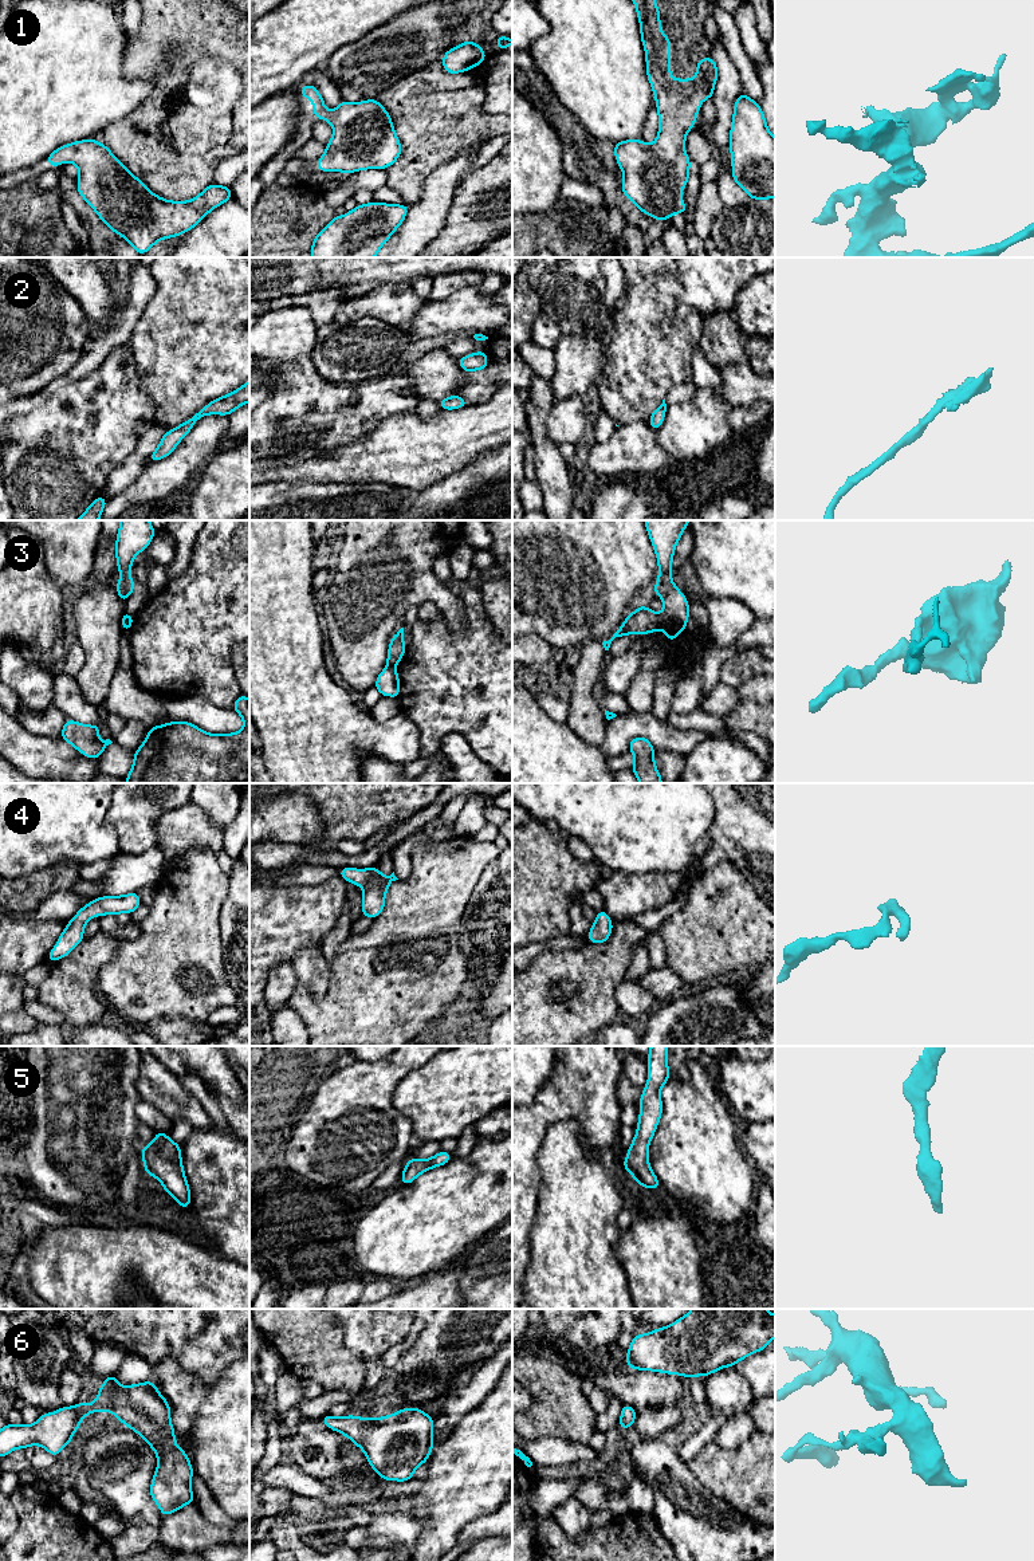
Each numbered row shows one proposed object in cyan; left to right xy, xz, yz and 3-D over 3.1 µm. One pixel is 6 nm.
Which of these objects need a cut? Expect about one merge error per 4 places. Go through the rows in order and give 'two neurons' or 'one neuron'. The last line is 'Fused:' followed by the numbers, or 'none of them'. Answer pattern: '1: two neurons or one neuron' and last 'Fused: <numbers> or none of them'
1: one neuron
2: one neuron
3: two neurons
4: one neuron
5: one neuron
6: one neuron
Fused: 3

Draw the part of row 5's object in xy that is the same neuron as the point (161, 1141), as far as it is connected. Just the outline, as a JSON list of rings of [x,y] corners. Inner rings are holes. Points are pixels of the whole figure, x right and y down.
[[[156,1132],[154,1140],[142,1147],[141,1155],[146,1175],[158,1179],[165,1192],[182,1208],[190,1207],[190,1190],[181,1161],[180,1144],[172,1141],[166,1133]]]

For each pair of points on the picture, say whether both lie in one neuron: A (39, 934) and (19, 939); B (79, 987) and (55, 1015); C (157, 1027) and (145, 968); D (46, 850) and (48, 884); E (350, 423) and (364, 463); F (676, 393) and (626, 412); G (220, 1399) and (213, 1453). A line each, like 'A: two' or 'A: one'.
A: one
B: two
C: two
D: two
E: two
F: two
G: one

